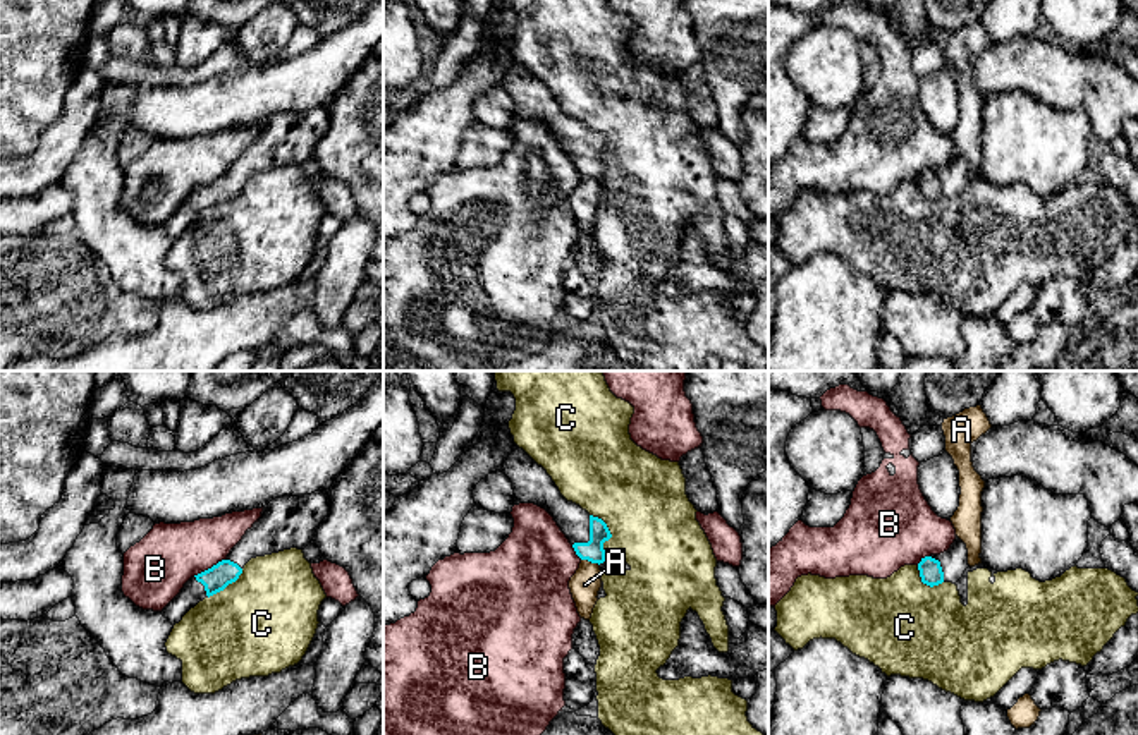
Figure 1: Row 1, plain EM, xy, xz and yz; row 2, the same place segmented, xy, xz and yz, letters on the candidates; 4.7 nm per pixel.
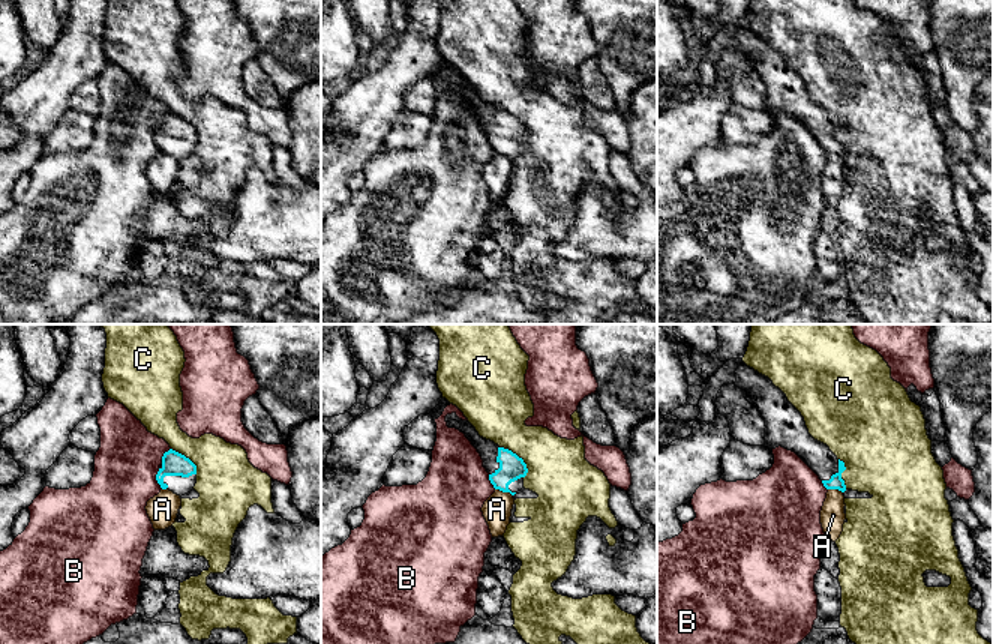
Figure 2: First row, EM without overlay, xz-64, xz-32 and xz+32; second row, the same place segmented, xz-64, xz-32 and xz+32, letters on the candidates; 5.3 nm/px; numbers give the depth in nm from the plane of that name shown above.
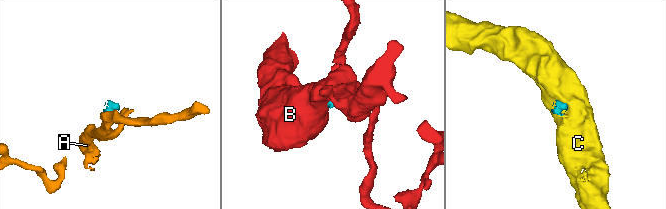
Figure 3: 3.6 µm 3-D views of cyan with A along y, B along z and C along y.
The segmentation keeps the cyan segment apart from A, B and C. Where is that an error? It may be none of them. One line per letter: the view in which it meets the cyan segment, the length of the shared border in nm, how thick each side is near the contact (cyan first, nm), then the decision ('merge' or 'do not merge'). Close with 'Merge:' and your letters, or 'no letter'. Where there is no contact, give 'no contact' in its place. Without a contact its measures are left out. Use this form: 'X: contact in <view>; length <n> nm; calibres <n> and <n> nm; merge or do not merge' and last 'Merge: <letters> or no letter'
A: contact in xz; length 90 nm; calibres 100 and 140 nm; do not merge
B: contact in xy; length 170 nm; calibres 120 and 300 nm; do not merge
C: contact in xz; length 220 nm; calibres 100 and 420 nm; do not merge
Merge: no letter

